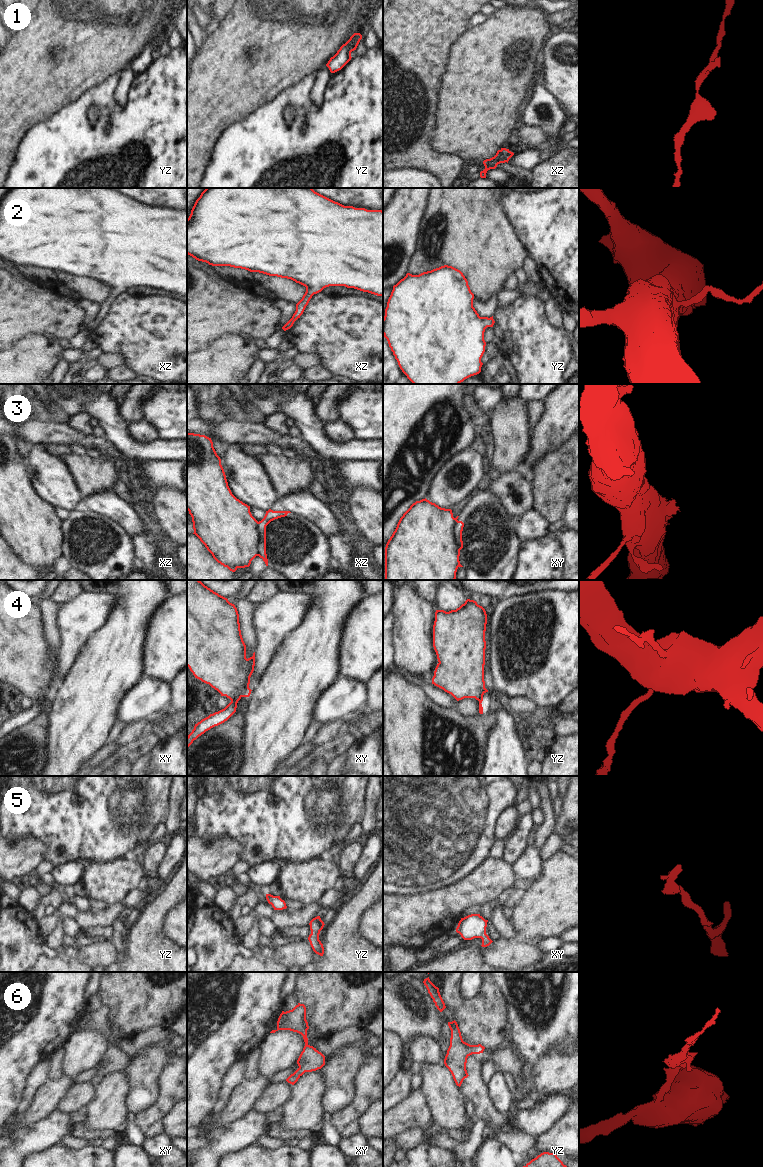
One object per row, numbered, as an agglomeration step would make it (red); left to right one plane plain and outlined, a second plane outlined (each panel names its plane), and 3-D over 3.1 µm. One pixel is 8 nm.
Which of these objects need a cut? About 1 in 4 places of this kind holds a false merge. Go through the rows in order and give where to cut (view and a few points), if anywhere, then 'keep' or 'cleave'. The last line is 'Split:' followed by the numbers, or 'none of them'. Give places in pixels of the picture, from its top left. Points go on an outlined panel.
1: cut none; keep
2: cut none; keep
3: cut xy (453, 518), (452, 536), (458, 556); cleave
4: cut xy (240, 697), (235, 697), (231, 700); cleave
5: cut none; keep
6: cut none; keep
Split: 3, 4

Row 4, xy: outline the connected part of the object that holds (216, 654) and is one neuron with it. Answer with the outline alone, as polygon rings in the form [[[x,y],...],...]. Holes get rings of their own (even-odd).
[[[187,580],[187,666],[195,678],[230,700],[251,694],[249,684],[255,666],[255,652],[246,658],[237,608],[200,580]]]

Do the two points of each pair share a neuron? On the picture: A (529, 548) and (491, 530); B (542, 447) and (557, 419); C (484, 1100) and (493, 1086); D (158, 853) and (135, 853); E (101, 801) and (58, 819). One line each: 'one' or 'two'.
A: two
B: one
C: two
D: two
E: one

